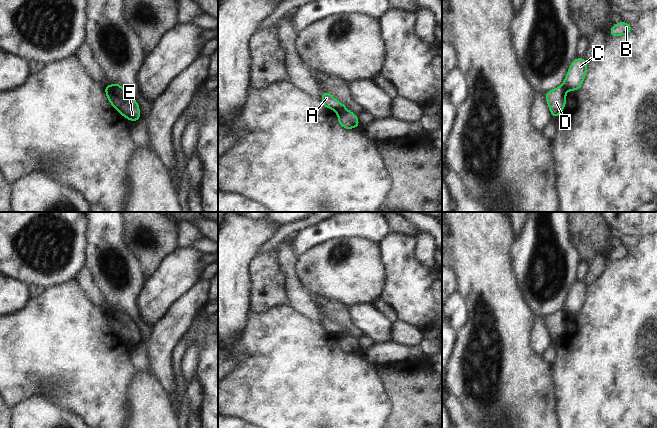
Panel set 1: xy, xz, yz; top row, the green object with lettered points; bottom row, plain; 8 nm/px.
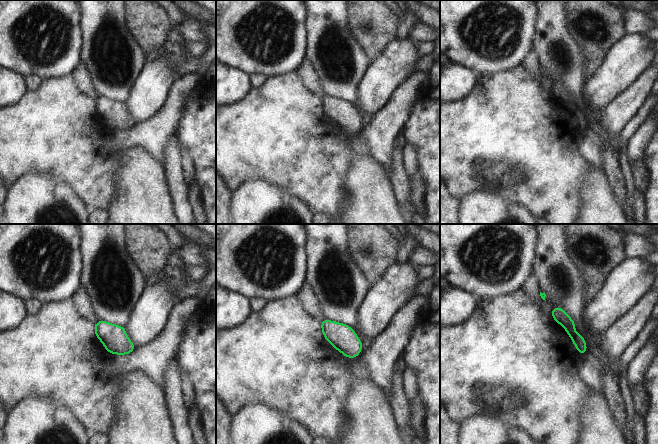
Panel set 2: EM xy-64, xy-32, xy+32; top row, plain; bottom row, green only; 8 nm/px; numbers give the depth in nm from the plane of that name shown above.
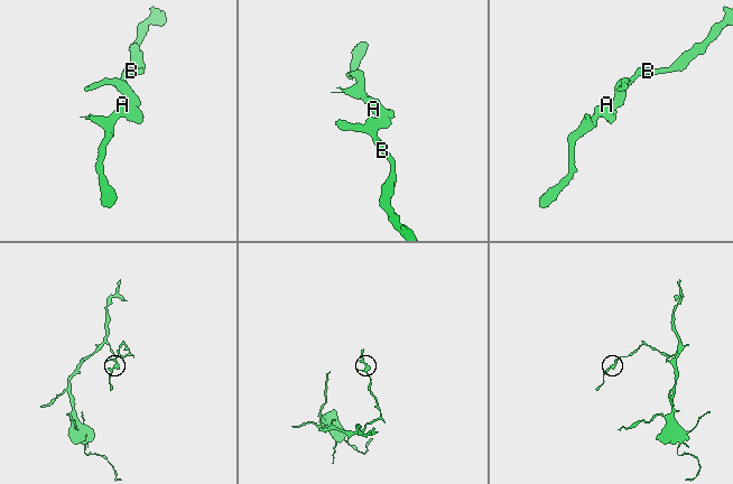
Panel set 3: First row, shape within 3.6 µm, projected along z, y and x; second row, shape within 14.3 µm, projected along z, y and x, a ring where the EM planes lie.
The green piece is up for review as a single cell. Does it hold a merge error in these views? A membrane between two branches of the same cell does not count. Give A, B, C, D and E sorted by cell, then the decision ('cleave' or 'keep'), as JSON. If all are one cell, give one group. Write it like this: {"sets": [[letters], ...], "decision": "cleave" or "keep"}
{"sets": [["A", "D", "E"], ["B", "C"]], "decision": "cleave"}

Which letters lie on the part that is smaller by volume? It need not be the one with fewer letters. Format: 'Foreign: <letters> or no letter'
Foreign: A, D, E

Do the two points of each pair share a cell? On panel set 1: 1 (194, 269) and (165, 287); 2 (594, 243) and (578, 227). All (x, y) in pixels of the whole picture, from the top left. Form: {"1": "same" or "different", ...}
{"1": "same", "2": "same"}

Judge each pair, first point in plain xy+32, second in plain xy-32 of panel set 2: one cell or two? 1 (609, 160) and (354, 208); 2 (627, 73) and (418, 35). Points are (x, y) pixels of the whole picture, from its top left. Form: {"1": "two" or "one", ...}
{"1": "two", "2": "two"}

